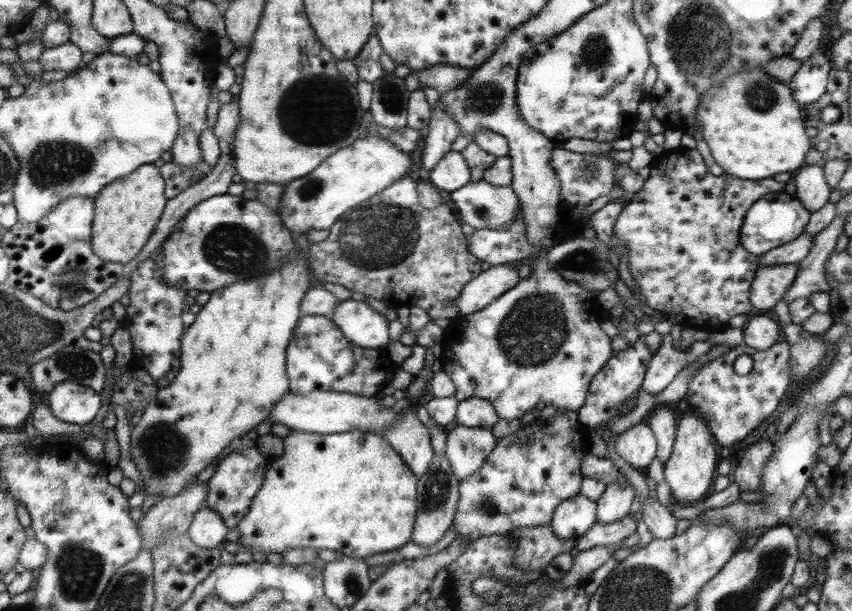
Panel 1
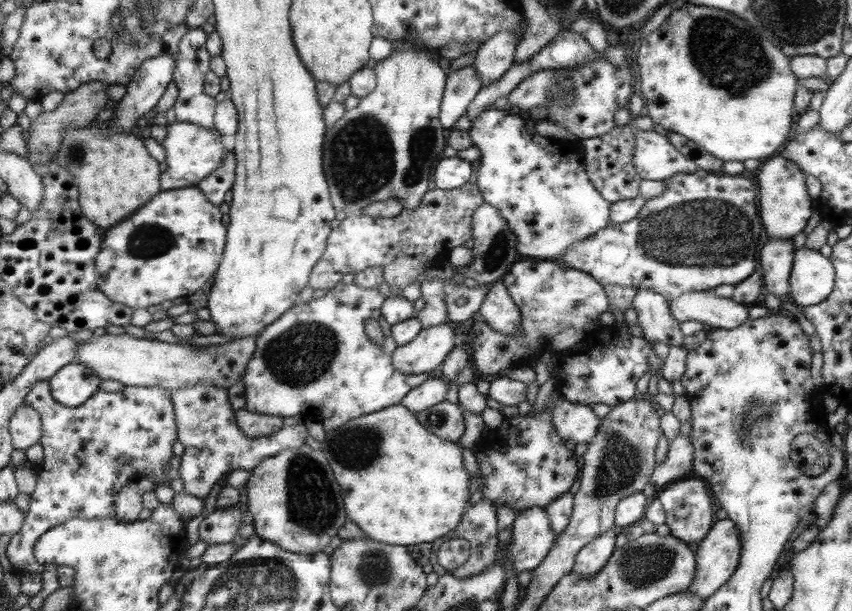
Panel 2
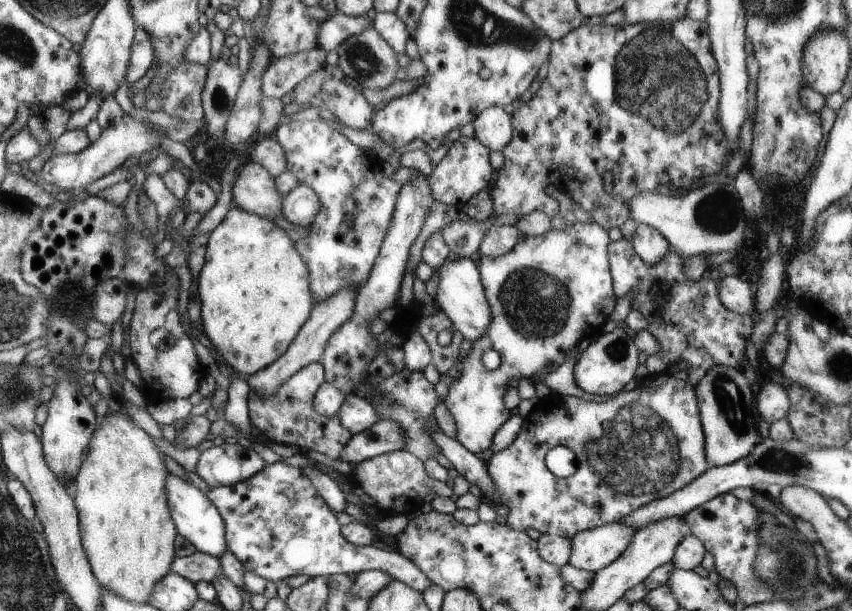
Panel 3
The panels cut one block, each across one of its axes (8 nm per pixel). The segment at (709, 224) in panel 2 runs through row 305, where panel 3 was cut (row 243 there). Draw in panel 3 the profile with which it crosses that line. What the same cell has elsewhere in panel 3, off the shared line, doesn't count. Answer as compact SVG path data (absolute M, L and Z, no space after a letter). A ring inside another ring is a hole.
M625 237L611 241L608 251L616 296L632 294L633 308L648 319L648 331L658 338L660 352L649 356L645 363L651 375L678 363L680 368L688 370L687 382L695 387L712 366L720 364L744 370L748 362L746 342L755 329L754 317L728 310L720 302L720 279L698 278L696 282L690 282L684 274L686 260L672 249L668 250L662 262L650 266L636 254L634 243Z

